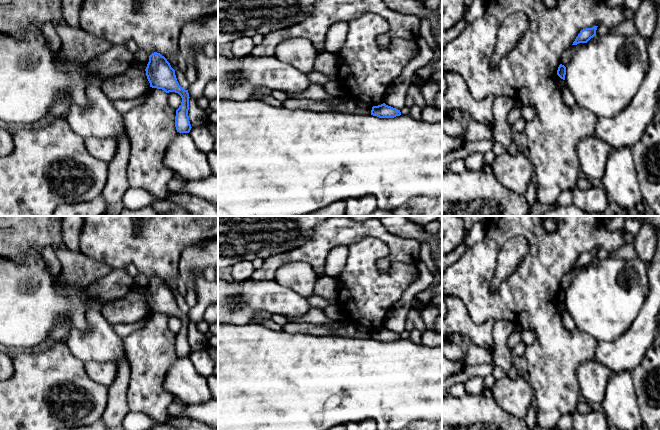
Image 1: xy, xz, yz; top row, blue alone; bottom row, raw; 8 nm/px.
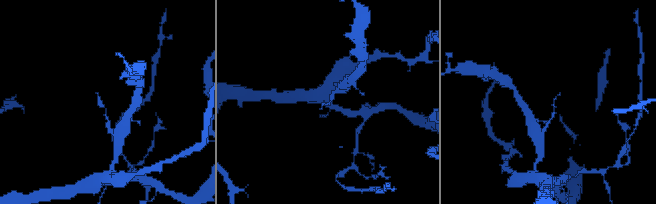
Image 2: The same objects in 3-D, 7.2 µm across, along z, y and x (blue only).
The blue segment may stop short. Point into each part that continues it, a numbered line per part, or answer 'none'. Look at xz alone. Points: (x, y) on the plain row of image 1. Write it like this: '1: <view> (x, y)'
none

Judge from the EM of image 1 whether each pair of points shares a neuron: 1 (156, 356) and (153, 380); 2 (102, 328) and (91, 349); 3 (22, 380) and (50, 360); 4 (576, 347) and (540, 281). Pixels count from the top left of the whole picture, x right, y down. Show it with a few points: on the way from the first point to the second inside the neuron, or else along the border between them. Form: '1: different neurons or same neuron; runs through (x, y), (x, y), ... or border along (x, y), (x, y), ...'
1: same neuron; runs through (153, 362), (153, 374)
2: same neuron; runs through (101, 333), (101, 339), (96, 344)
3: same neuron; runs through (29, 380), (43, 367)
4: same neuron; runs through (559, 332), (541, 314), (540, 298)

